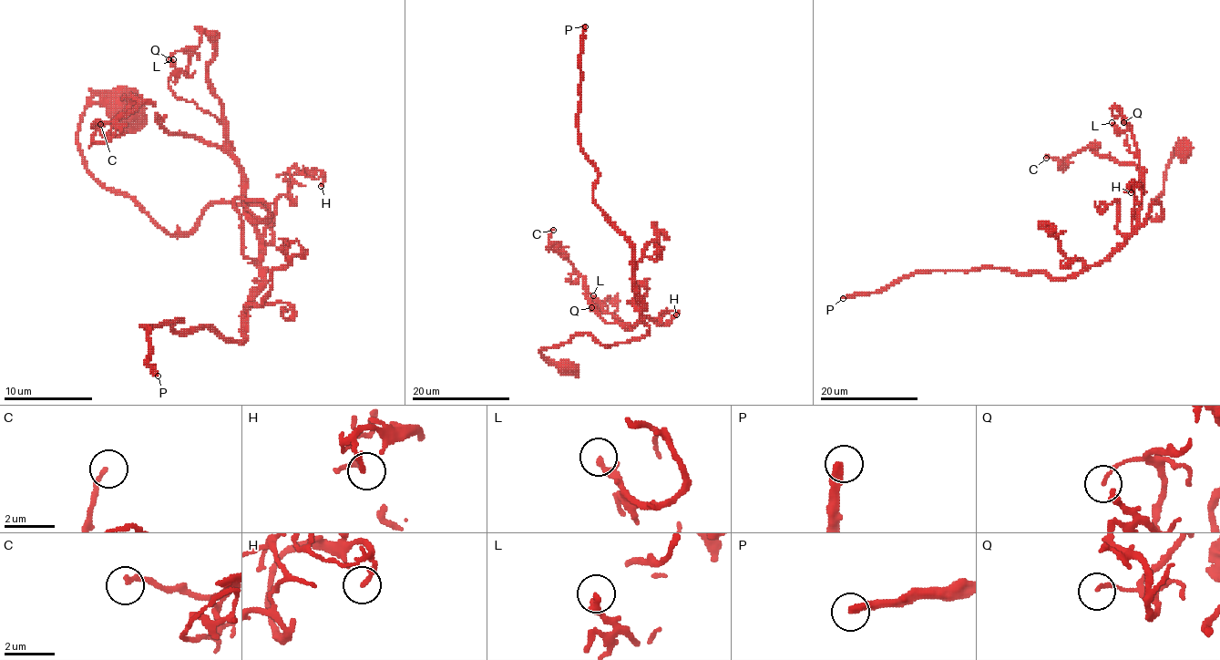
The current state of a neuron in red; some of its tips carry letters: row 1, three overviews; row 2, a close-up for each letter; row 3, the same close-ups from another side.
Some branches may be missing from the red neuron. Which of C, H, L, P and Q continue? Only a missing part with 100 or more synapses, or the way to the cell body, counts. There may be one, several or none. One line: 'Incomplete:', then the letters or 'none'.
Incomplete: P

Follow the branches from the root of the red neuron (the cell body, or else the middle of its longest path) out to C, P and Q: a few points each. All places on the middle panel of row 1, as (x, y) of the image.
C: (568, 367), (540, 351), (584, 334), (613, 345), (649, 327), (599, 314), (586, 281), (550, 247), (553, 230)
P: (568, 367), (540, 351), (649, 334), (631, 242), (595, 202), (599, 170), (581, 148), (585, 26)
Q: (568, 367), (540, 351), (575, 335), (613, 345), (649, 334), (644, 323), (617, 318), (610, 296), (591, 307)

